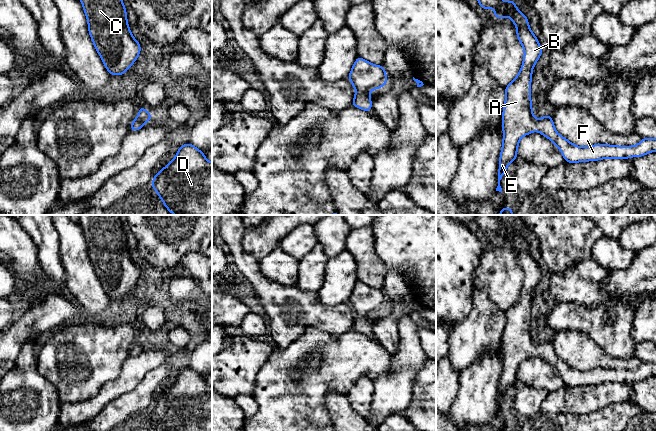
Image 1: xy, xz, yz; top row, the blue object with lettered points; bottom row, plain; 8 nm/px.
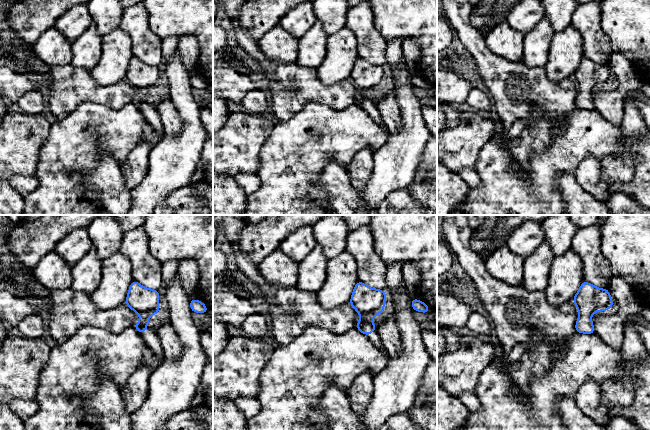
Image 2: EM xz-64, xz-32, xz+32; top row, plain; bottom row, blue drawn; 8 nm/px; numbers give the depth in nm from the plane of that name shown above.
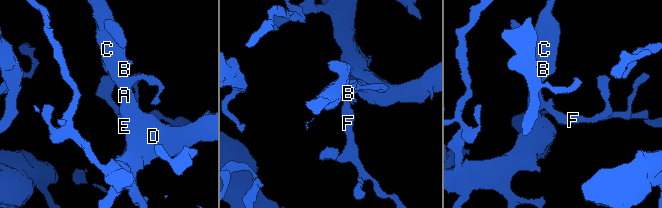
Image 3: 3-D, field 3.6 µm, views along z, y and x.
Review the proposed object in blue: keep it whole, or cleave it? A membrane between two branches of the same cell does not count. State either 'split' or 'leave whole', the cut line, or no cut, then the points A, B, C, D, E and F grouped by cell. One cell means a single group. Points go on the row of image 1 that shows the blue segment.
leave whole | no cut | A B C D E F

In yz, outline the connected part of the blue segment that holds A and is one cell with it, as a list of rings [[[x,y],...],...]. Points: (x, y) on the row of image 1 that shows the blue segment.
[[[478,0],[481,10],[494,8],[496,19],[510,17],[517,27],[516,33],[524,49],[522,67],[516,78],[505,87],[506,99],[502,113],[503,142],[499,159],[498,186],[502,192],[500,180],[507,171],[507,166],[517,159],[520,139],[534,131],[551,140],[562,153],[565,162],[576,163],[601,159],[623,159],[644,156],[656,151],[656,139],[643,138],[635,146],[616,146],[595,144],[579,147],[557,133],[549,114],[536,119],[531,103],[531,79],[533,67],[542,54],[542,48],[531,31],[527,17],[515,7],[515,0]]]

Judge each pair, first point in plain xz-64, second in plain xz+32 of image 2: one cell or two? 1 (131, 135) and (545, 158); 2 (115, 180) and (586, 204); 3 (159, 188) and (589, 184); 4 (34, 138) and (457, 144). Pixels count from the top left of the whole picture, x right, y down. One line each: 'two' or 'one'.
1: one
2: one
3: two
4: one

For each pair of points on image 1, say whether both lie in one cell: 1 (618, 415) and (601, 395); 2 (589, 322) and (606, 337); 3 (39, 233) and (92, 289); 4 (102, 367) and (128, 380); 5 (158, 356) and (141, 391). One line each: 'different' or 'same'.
1: different
2: same
3: different
4: different
5: different

